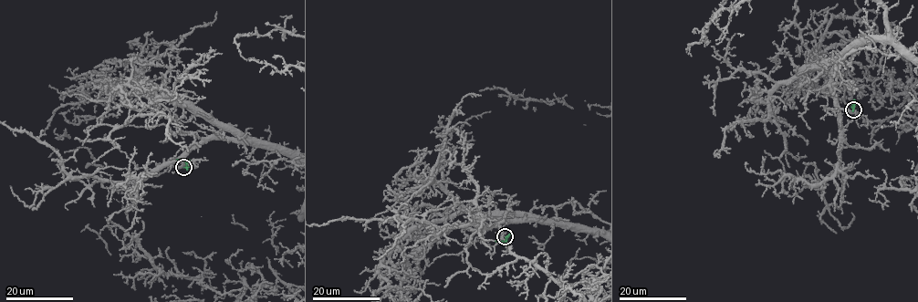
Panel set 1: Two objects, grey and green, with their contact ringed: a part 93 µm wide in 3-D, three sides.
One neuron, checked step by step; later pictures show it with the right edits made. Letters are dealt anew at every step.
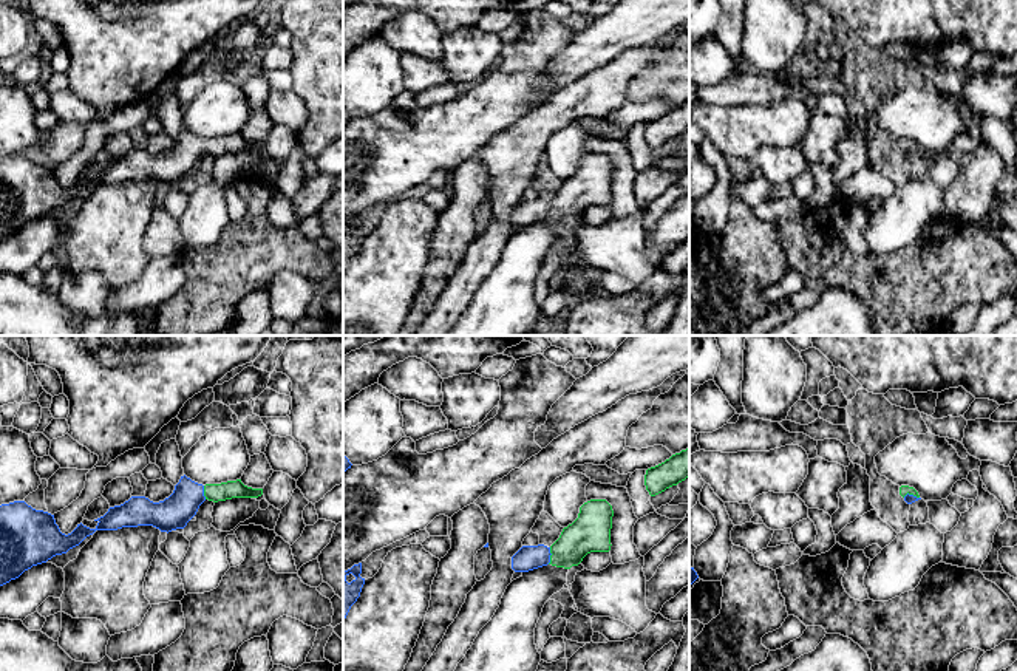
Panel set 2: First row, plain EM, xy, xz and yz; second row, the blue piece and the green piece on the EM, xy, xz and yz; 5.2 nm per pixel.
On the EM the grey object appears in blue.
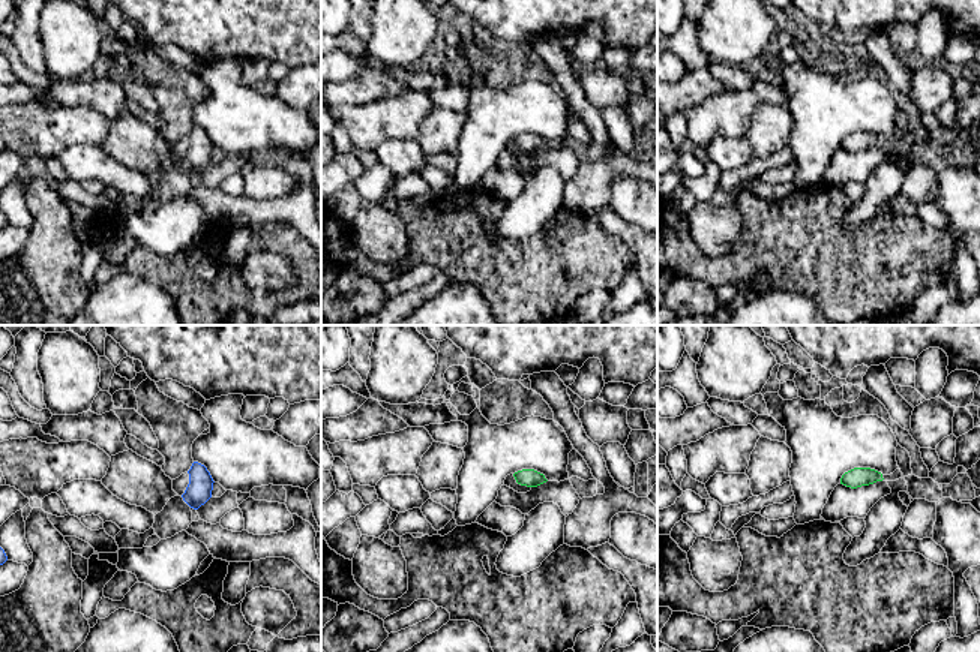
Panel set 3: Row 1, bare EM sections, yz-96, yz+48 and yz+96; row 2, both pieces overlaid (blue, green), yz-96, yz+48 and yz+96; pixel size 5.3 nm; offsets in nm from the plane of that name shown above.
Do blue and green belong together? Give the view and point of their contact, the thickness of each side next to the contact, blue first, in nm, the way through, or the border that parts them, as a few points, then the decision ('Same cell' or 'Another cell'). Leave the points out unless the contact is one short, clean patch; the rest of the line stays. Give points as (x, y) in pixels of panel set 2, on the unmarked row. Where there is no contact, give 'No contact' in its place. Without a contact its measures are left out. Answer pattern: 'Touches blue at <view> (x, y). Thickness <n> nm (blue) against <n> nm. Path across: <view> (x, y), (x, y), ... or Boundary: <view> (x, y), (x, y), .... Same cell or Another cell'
Touches blue at xz (551, 207). Thickness 130 nm (blue) against 200 nm. Path across: xz (527, 212), (551, 207), (566, 206), (591, 186). Same cell

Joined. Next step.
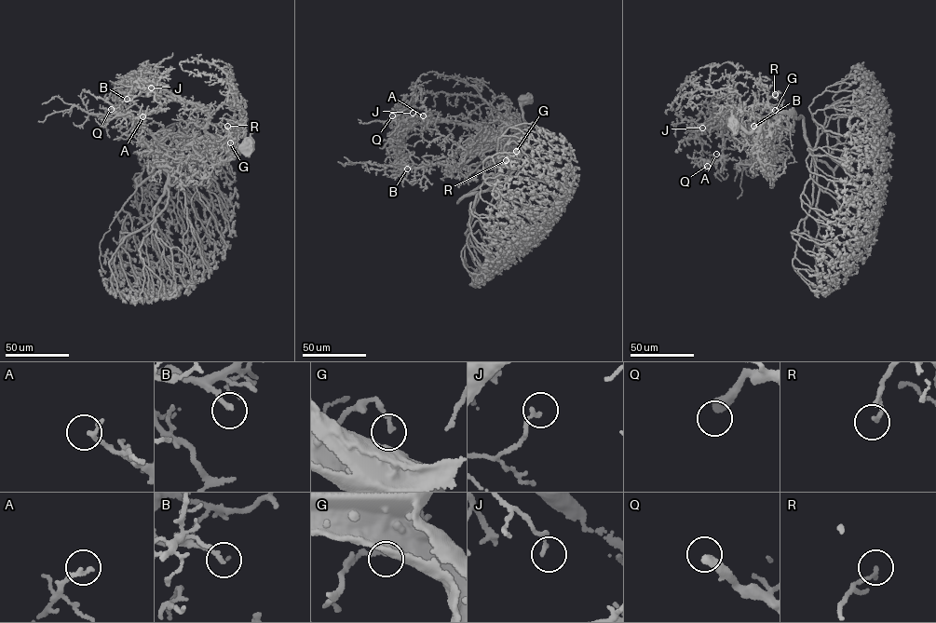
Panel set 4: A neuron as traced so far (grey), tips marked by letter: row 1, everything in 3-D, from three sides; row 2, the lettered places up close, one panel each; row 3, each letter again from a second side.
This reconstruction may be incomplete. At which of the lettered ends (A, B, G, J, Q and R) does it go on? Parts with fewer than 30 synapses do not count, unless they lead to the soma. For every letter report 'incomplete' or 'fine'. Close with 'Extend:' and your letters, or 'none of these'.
A: fine
B: fine
G: fine
J: fine
Q: incomplete
R: fine
Extend: Q

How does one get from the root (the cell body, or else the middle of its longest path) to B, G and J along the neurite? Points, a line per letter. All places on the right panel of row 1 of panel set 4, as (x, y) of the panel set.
B: (733, 122), (750, 132), (772, 113), (761, 122), (775, 146), (767, 145), (753, 135), (750, 128), (753, 126)
G: (733, 122), (750, 132), (770, 114), (776, 115), (775, 110)
J: (733, 122), (750, 132), (772, 113), (762, 120), (734, 108), (721, 117), (710, 119), (697, 128), (702, 128)

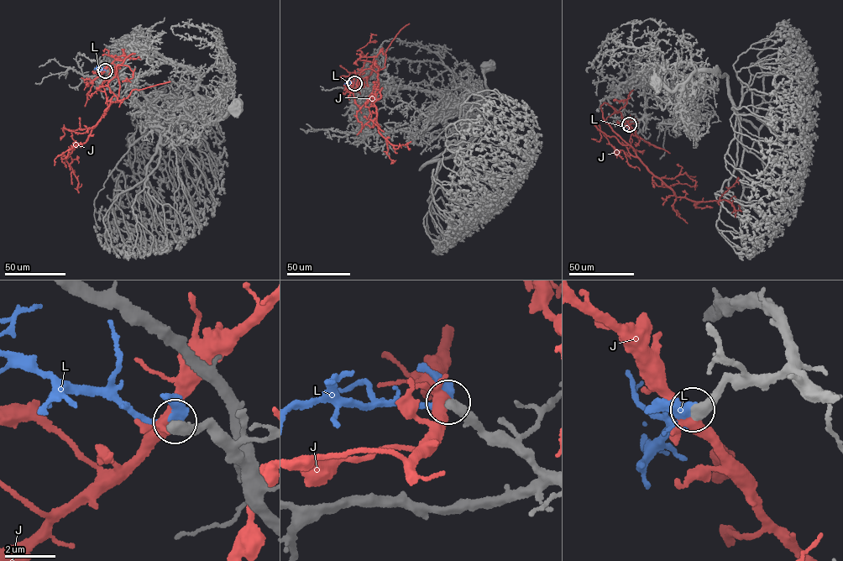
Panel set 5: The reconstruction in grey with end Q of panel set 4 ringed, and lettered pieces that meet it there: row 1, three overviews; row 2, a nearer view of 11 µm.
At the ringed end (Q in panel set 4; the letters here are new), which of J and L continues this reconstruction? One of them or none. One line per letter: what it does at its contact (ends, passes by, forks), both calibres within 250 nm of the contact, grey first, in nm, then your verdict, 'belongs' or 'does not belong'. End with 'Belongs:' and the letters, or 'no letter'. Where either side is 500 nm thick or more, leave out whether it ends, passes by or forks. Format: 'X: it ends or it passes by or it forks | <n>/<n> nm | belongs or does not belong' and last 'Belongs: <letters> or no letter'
J: it forks | 400/380 nm | does not belong
L: it passes by | 460/360 nm | belongs
Belongs: L

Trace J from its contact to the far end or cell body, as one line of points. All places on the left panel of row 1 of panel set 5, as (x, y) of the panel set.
J: (105, 70), (135, 53), (118, 66), (117, 100), (65, 159), (78, 187), (81, 184)

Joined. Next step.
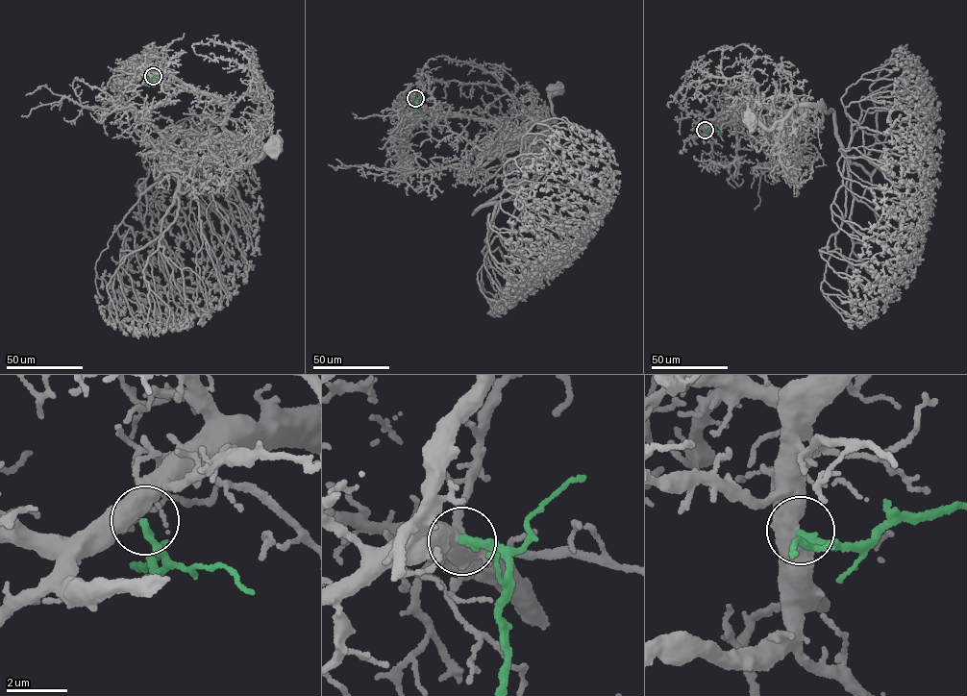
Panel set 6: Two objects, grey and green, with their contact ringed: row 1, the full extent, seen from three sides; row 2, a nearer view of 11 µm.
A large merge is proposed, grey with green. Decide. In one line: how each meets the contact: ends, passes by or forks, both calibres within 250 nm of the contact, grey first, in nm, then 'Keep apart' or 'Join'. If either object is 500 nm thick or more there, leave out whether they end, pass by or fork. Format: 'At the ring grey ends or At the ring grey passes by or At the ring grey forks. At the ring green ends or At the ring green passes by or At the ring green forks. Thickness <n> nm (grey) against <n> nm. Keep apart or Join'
Thickness 550 nm (grey) against 260 nm. Join

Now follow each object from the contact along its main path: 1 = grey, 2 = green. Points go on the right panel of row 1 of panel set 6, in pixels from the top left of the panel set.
1: (705, 130), (710, 119), (734, 109), (747, 98), (781, 111), (797, 105), (769, 129), (750, 117)
2: (705, 130), (713, 129), (719, 135)

